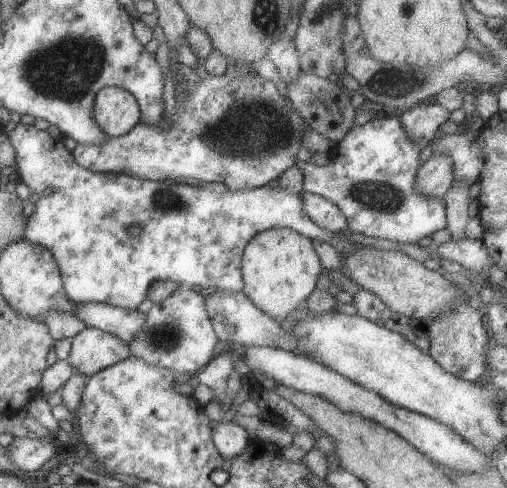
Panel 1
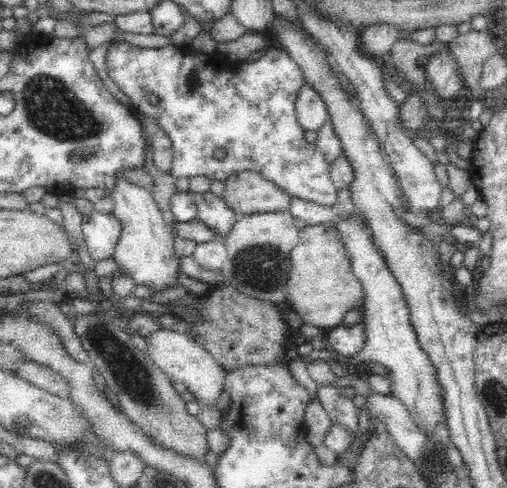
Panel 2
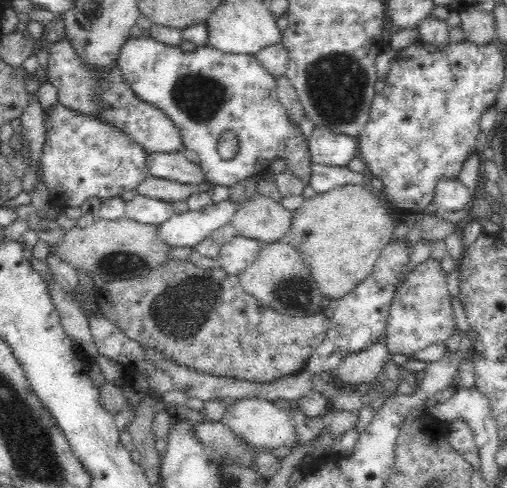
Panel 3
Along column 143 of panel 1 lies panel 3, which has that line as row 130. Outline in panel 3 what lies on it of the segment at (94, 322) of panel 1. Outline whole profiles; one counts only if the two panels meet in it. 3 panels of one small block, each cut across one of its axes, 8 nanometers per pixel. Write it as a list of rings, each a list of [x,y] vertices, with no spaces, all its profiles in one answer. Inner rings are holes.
[[[314,128],[308,140],[308,158],[312,164],[346,166],[358,156],[358,138],[332,134],[326,128]]]

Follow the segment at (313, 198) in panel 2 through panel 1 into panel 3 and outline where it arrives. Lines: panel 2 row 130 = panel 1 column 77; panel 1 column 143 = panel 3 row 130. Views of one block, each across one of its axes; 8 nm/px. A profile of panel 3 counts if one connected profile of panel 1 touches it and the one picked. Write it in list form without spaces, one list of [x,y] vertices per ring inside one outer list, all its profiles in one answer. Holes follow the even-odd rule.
[[[150,36],[130,38],[120,54],[118,54],[118,66],[124,74],[124,80],[130,84],[132,92],[156,106],[160,112],[164,112],[180,130],[184,148],[190,148],[198,152],[200,166],[206,172],[208,186],[234,186],[246,178],[262,176],[270,170],[272,162],[278,158],[284,158],[288,164],[288,170],[292,170],[296,176],[304,178],[304,182],[310,182],[310,158],[308,158],[308,142],[304,142],[300,128],[292,126],[288,116],[284,114],[282,104],[278,102],[278,86],[276,78],[262,70],[256,56],[234,56],[224,54],[218,48],[212,46],[200,46],[192,52],[182,52],[180,46],[166,46]],[[224,132],[234,132],[238,138],[238,154],[232,160],[222,160],[218,156],[218,140]]]

